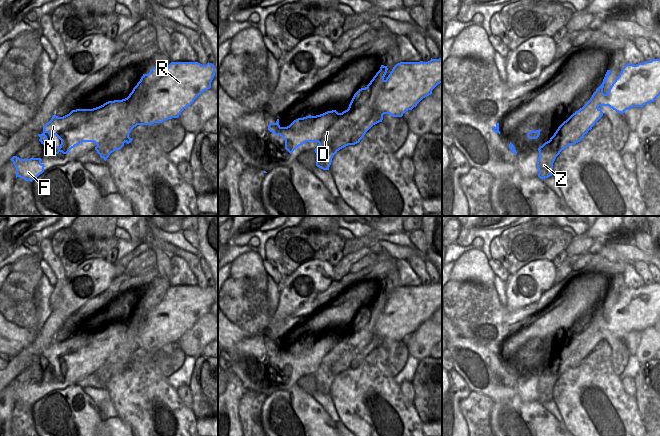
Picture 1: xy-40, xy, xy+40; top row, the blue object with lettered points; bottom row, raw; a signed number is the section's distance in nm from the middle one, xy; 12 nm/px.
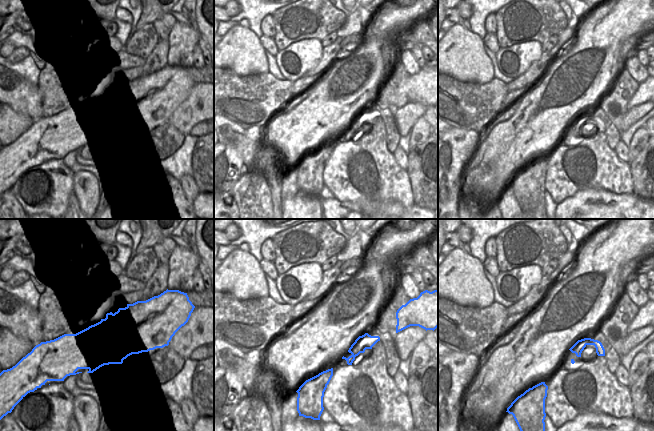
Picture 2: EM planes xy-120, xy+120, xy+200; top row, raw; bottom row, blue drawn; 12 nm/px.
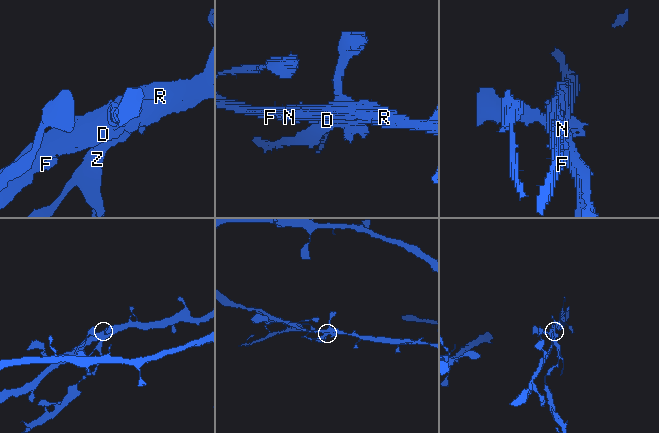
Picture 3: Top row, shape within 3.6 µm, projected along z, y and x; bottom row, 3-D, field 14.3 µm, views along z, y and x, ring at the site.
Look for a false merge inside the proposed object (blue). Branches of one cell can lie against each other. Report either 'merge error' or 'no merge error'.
merge error

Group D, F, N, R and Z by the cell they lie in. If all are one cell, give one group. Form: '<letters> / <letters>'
D F N R / Z

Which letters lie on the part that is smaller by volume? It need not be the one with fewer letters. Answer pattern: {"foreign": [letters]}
{"foreign": ["Z"]}

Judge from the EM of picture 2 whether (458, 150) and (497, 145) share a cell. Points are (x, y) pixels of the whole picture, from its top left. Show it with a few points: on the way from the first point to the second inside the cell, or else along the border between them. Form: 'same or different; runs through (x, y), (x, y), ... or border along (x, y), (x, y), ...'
different; border along (481, 134), (471, 157), (462, 168)

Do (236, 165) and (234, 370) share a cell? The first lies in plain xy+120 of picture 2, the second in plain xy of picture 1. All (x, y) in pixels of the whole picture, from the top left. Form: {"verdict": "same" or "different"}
{"verdict": "different"}

